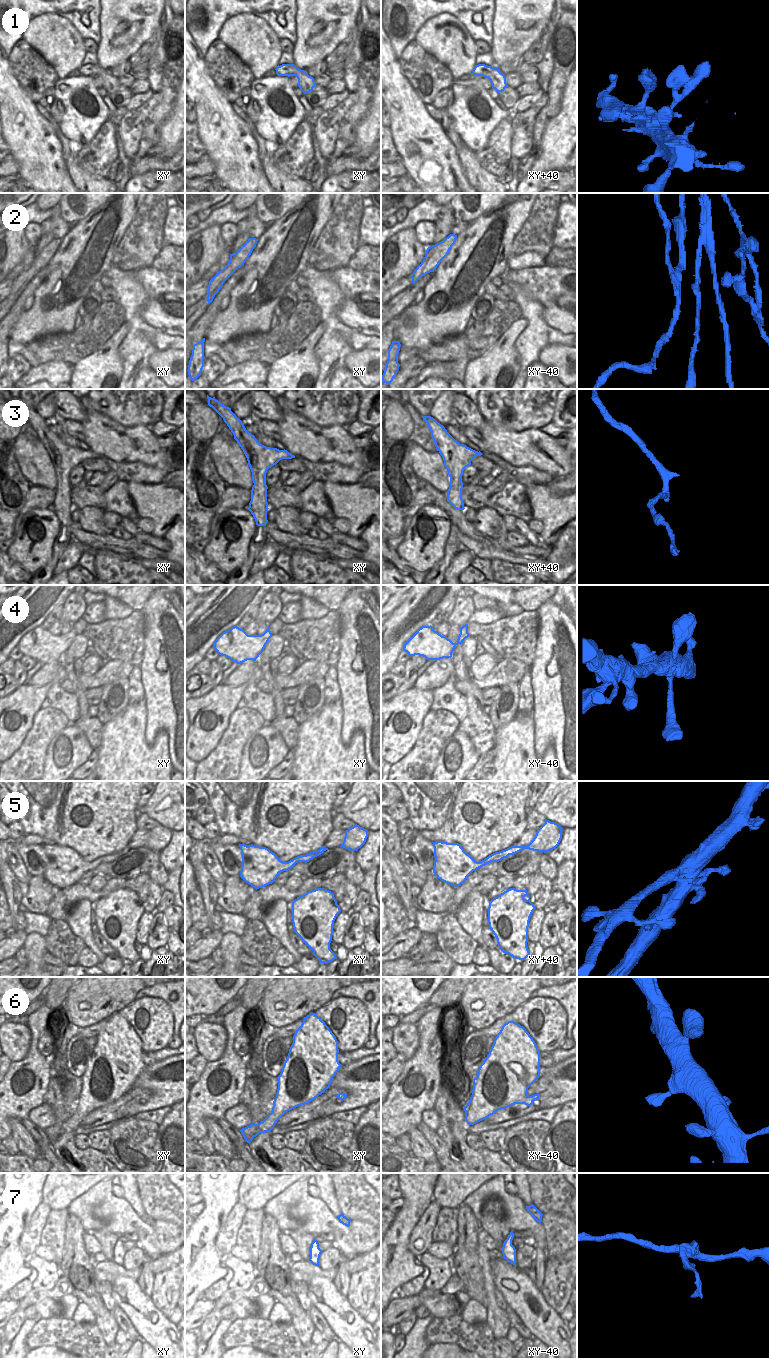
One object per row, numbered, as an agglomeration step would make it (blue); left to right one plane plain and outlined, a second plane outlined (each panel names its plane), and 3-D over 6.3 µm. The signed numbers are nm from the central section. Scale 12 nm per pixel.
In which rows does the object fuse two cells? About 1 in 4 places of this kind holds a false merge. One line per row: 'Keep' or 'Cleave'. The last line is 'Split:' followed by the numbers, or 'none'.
1: Keep
2: Cleave
3: Cleave
4: Keep
5: Keep
6: Keep
7: Keep
Split: 2, 3

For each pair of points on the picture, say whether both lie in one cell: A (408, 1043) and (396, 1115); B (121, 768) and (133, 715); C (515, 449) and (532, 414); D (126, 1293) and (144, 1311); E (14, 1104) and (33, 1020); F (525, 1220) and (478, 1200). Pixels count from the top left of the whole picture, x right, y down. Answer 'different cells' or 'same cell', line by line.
A: different cells
B: same cell
C: different cells
D: same cell
E: same cell
F: same cell

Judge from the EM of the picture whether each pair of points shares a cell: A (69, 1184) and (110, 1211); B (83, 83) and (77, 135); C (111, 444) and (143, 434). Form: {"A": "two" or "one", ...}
{"A": "two", "B": "one", "C": "one"}

